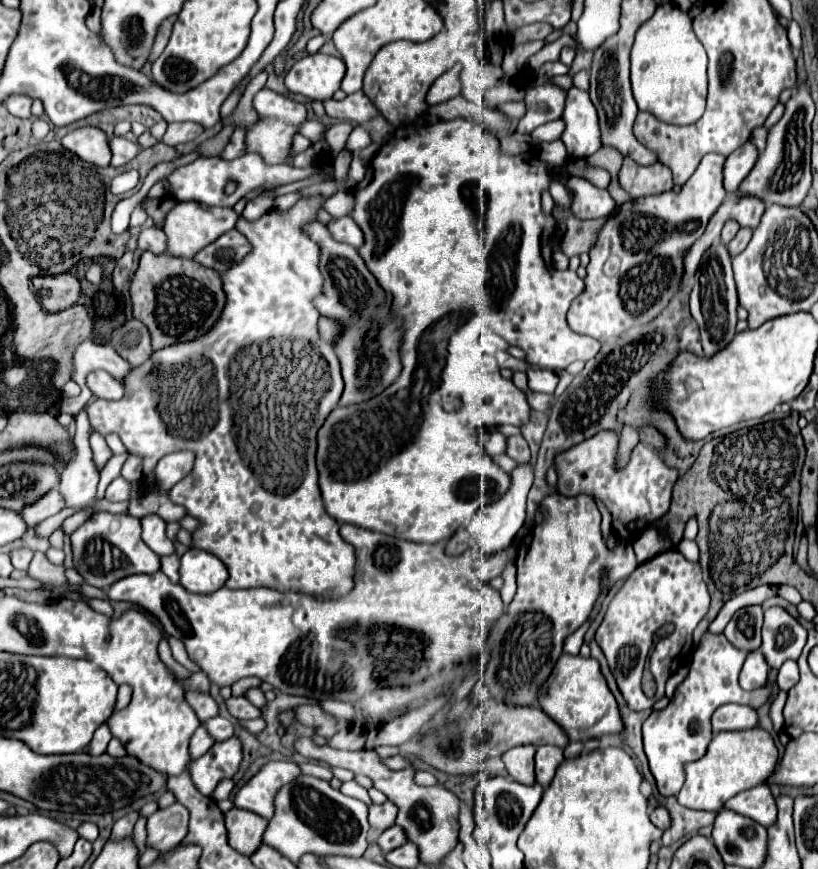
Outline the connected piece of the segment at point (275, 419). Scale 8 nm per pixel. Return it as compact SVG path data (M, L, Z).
M317 194L301 198L283 214L271 208L255 222L239 216L237 230L249 238L253 250L241 264L235 264L223 274L227 306L211 332L193 342L163 348L153 354L153 360L133 368L123 382L125 396L121 400L95 400L87 406L89 422L99 434L117 434L129 454L139 454L143 458L145 467L139 488L142 495L154 490L155 464L167 452L195 452L191 474L177 482L167 496L173 504L185 506L191 516L199 518L201 528L193 534L195 548L207 550L225 562L231 590L267 586L305 592L317 598L339 598L353 588L355 548L341 538L339 524L325 512L315 466L317 432L343 392L339 360L333 348L321 340L317 328L319 312L313 304L323 284L319 270L321 250L305 232L305 226L317 220L317 212L323 204L325 196Z

